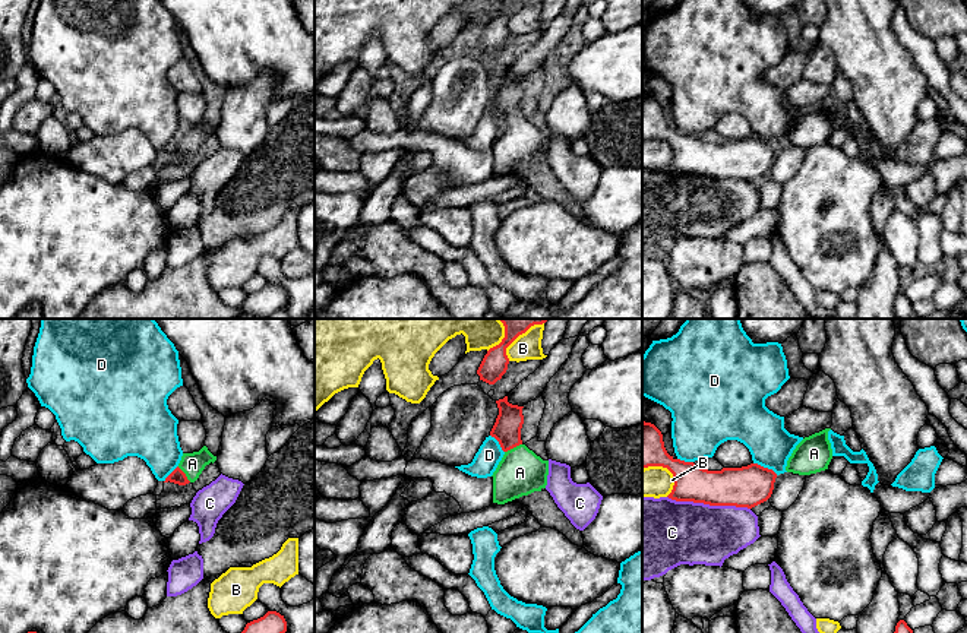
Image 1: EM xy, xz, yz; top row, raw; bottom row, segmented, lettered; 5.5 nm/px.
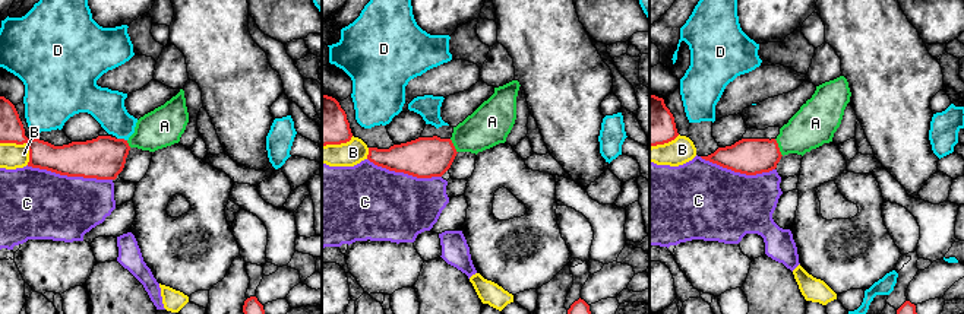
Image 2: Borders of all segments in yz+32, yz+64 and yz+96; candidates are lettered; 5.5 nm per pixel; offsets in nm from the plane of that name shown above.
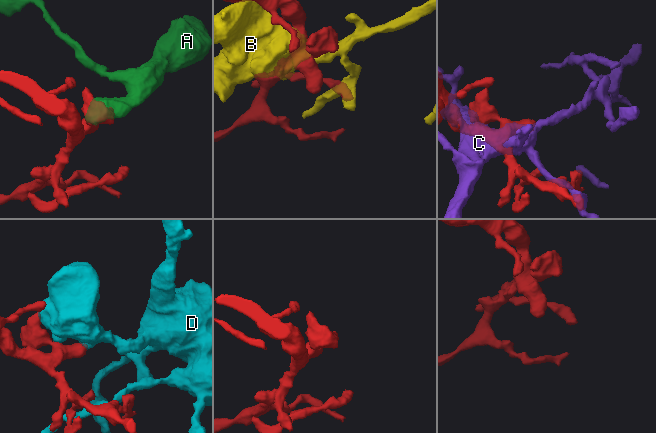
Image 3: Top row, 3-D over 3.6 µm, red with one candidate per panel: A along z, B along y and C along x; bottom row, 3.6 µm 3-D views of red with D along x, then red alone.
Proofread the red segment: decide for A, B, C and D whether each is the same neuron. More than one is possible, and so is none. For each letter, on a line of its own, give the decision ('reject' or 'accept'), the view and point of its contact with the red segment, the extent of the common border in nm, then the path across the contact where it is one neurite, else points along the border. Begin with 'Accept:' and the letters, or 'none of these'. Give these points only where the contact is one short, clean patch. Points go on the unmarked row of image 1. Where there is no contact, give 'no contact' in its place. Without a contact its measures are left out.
Accept: A
A: accept; meets red in xz at (512, 120); contact 110 nm long; runs through xz (506, 103), (512, 120), (518, 130), (520, 145)
B: reject; meets red in xz at (512, 13); contact 220 nm long
C: reject; meets red in yz at (708, 176); contact 460 nm long
D: reject; meets red in yz at (765, 141); contact 150 nm long

